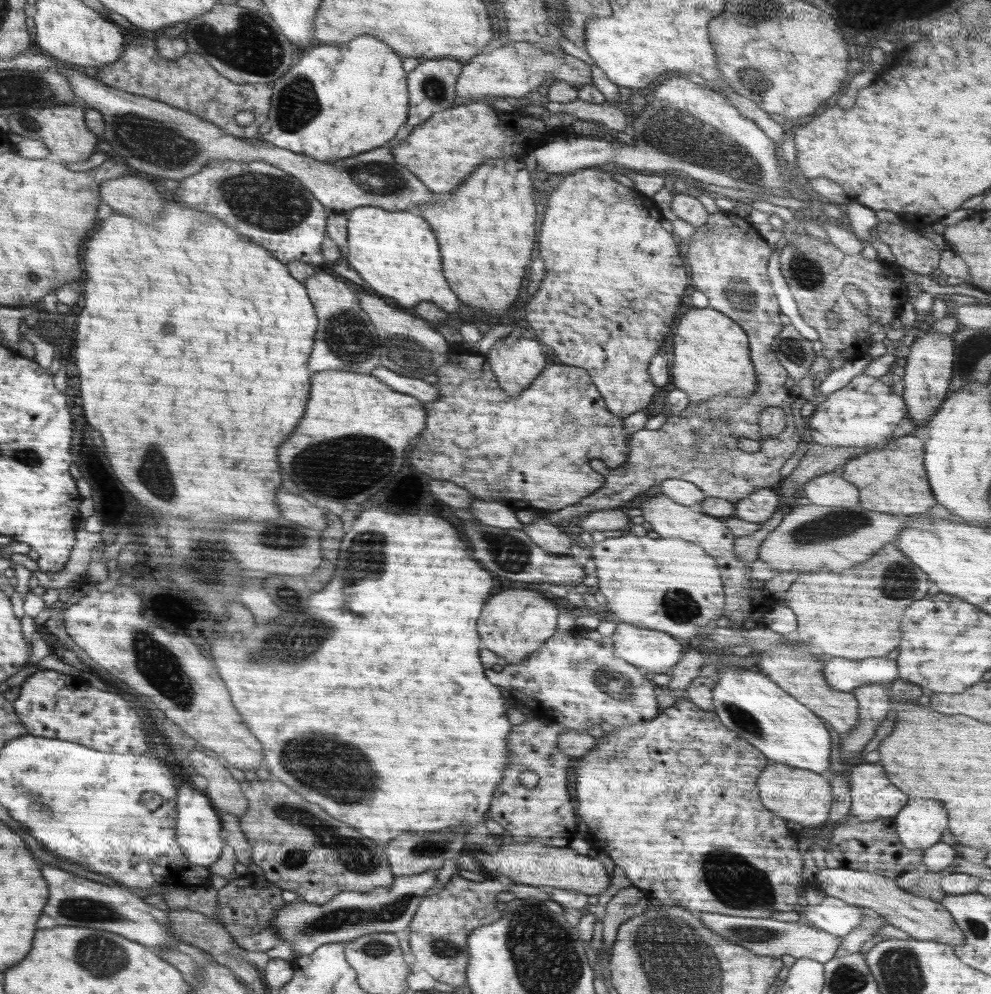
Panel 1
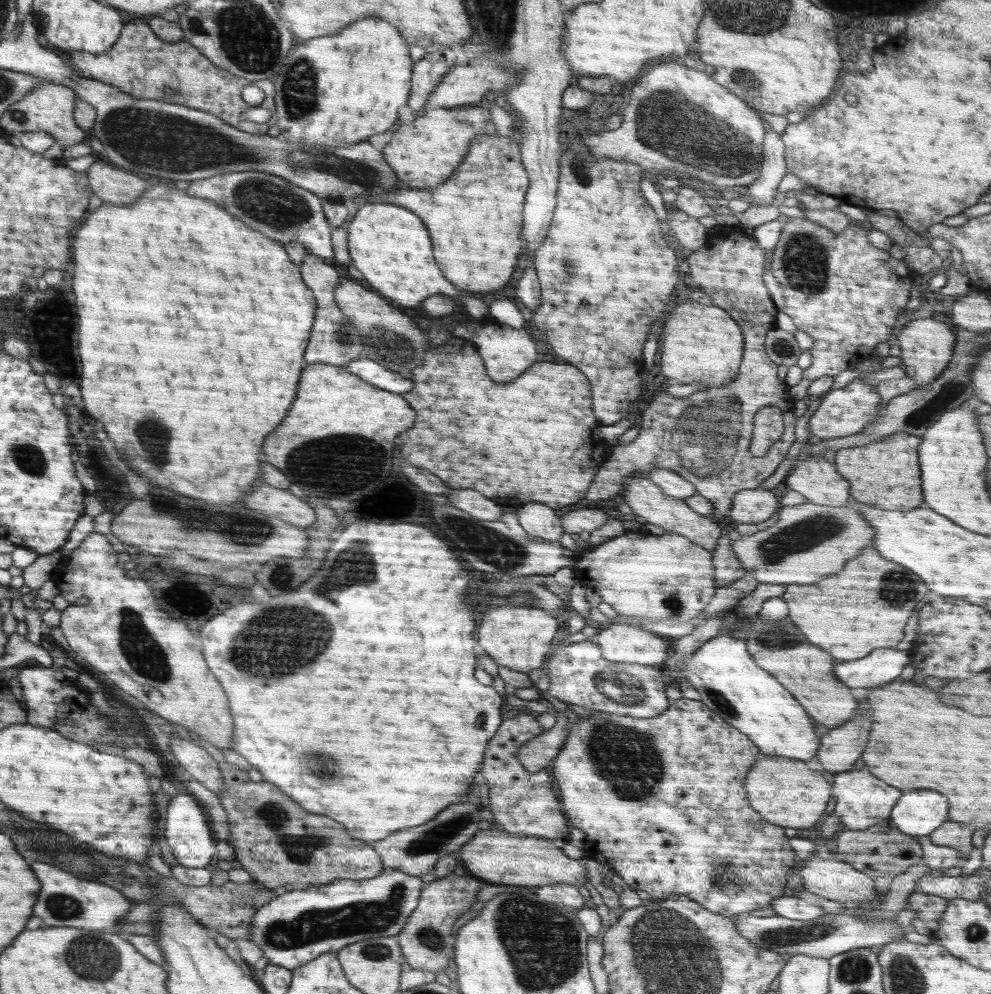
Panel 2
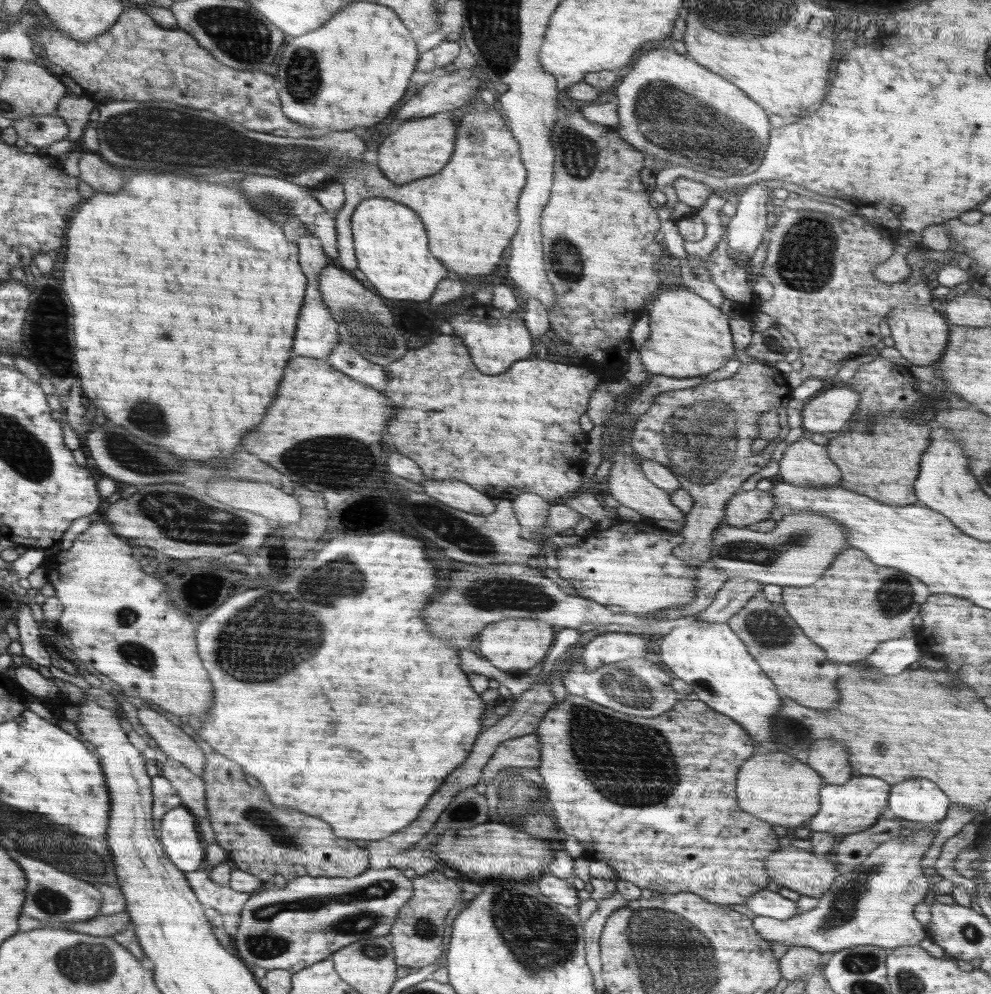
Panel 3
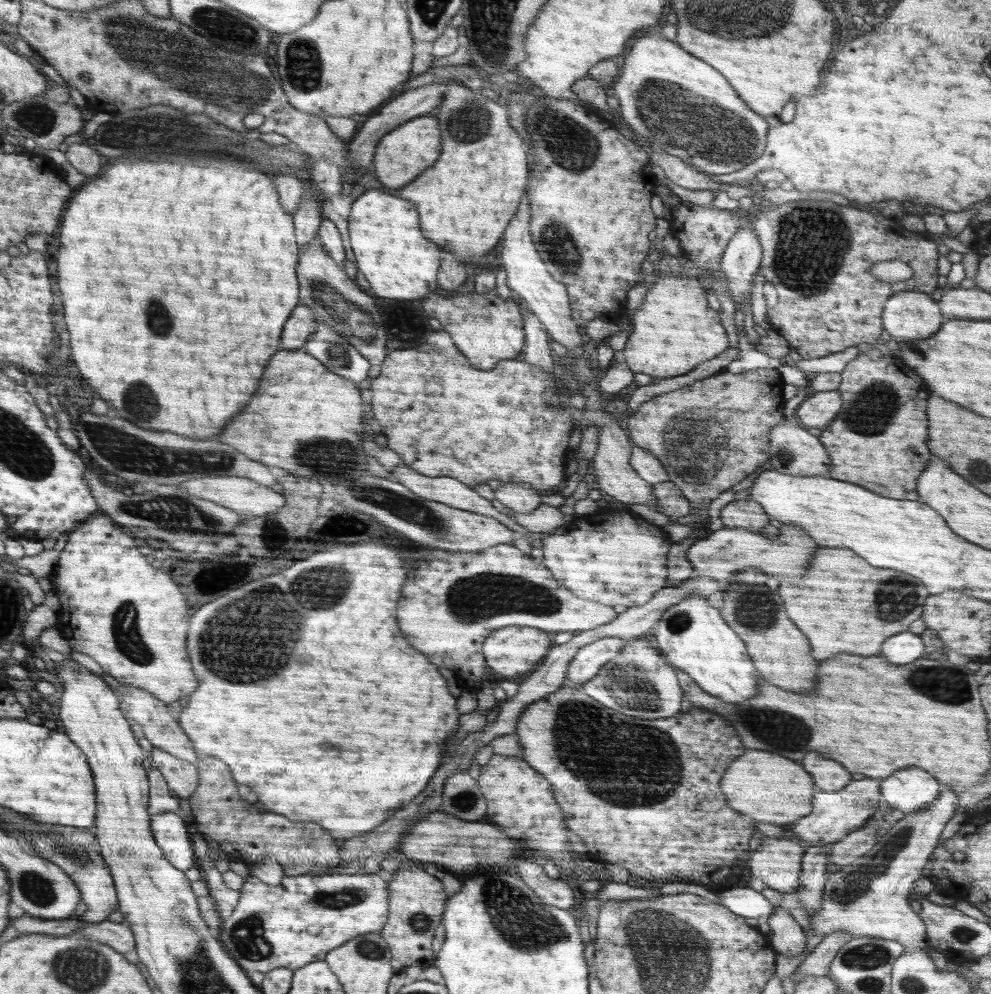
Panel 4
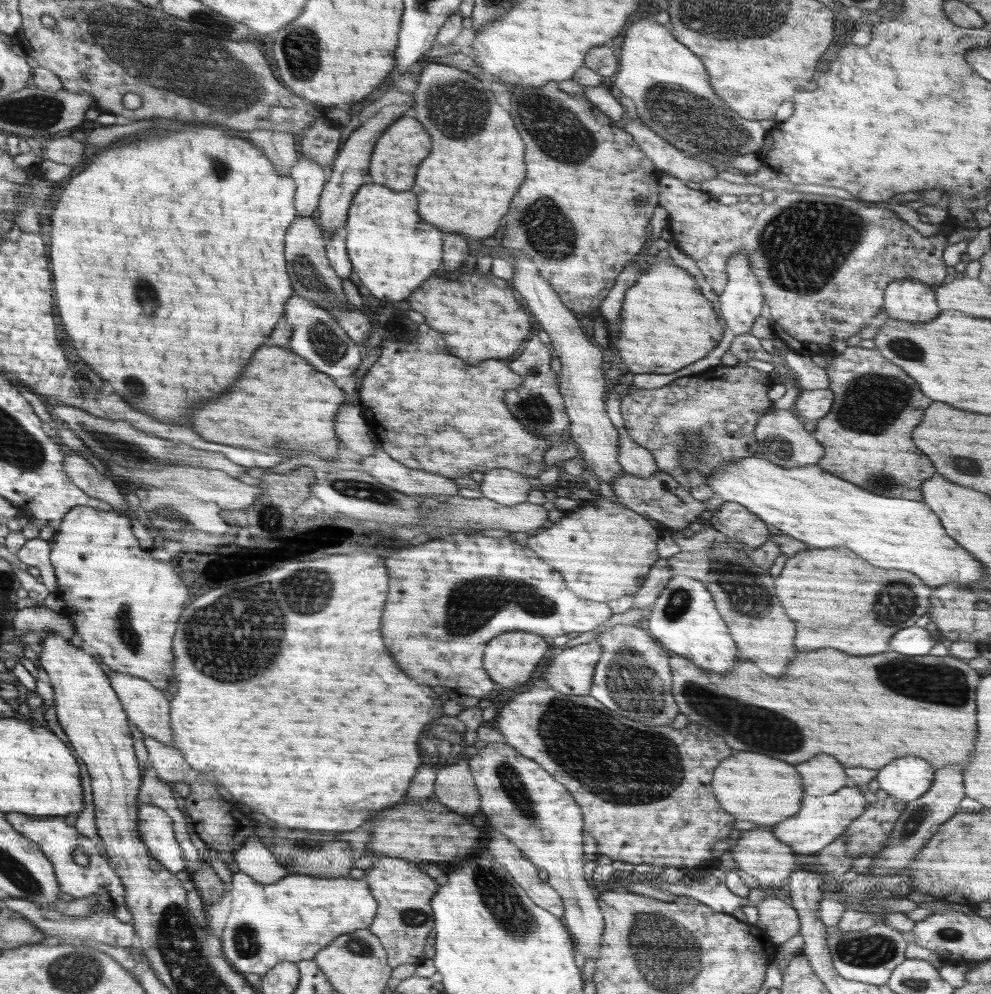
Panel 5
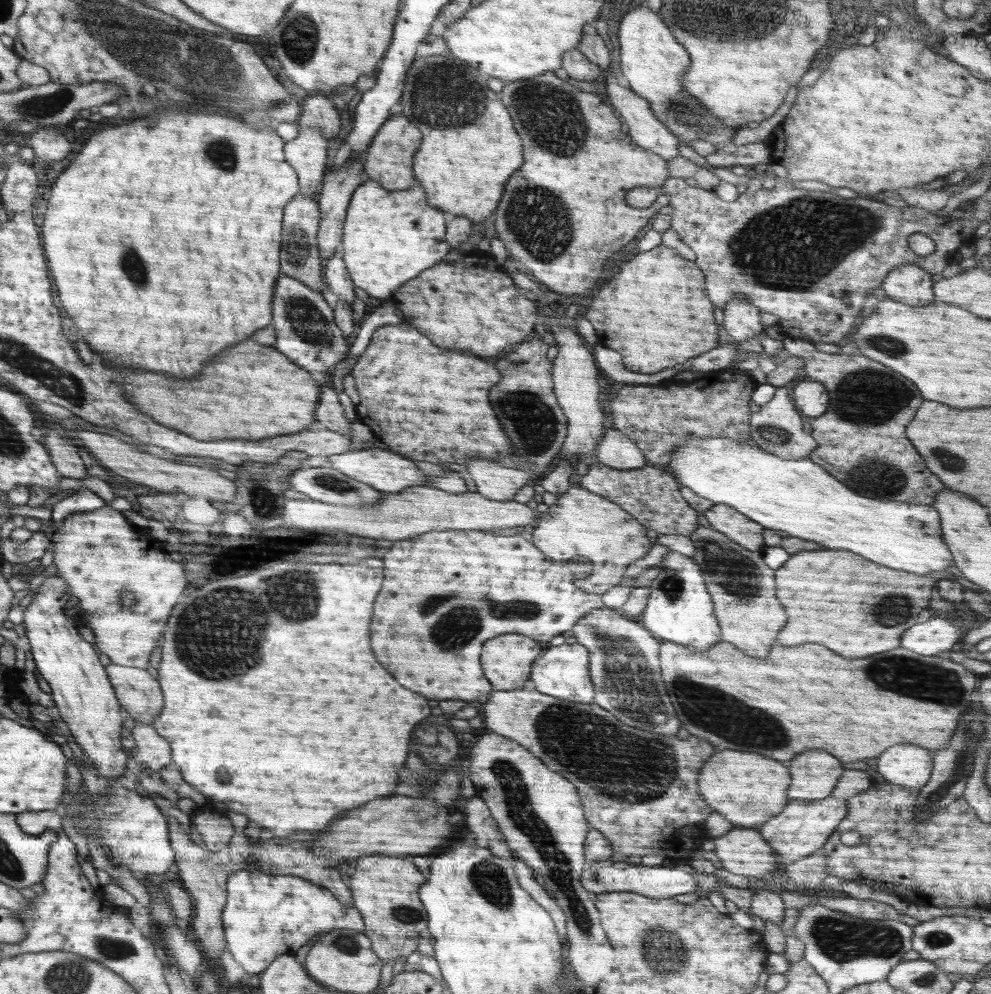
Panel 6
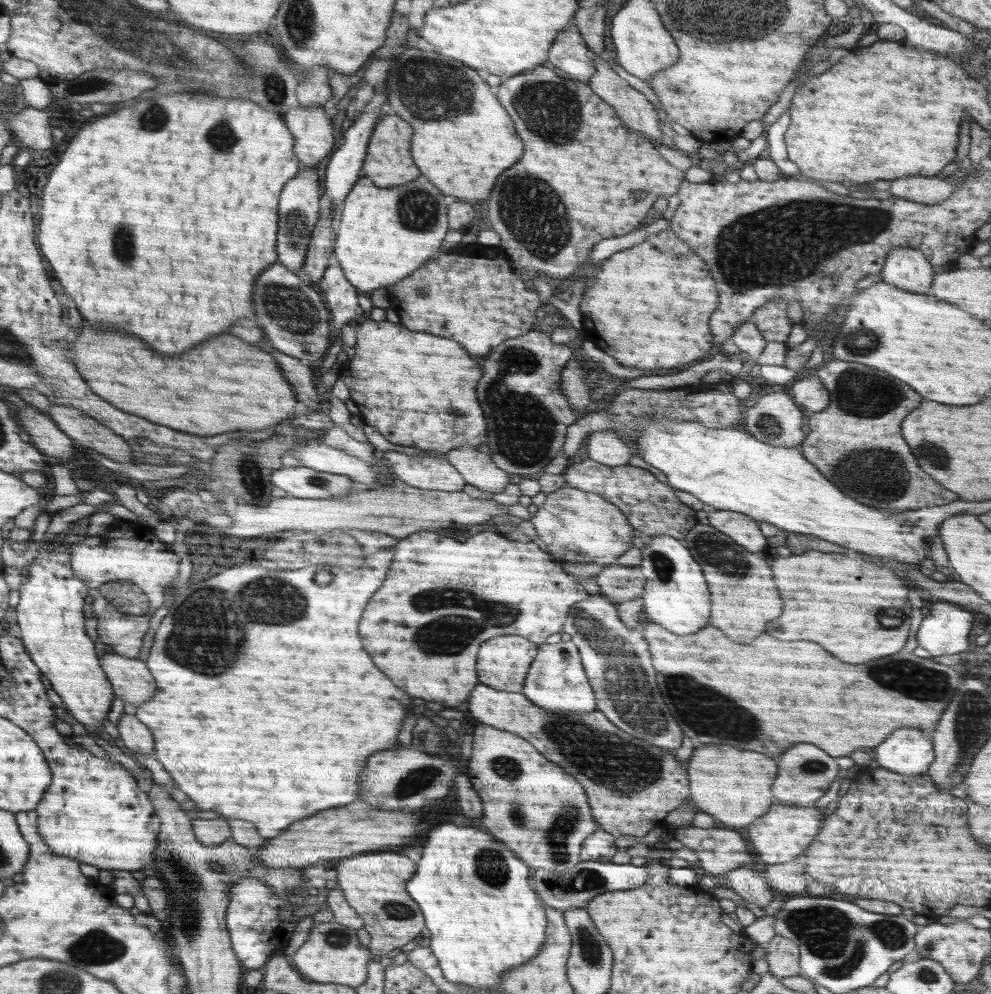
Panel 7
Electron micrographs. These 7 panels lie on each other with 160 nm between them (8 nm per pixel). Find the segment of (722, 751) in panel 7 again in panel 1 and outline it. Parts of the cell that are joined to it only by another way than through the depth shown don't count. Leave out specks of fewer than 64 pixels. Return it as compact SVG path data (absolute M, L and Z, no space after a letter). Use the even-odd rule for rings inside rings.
M770 762L760 773L757 787L762 798L761 804L780 818L800 822L805 828L821 828L827 824L834 800L828 775Z

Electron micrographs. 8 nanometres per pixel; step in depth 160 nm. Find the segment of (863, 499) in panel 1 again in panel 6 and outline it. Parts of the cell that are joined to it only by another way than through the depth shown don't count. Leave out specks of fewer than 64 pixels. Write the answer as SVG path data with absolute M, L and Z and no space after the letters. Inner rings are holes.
M786 337L783 342L786 352L803 358L804 374L822 383L829 394L826 412L812 419L811 434L818 448L807 457L826 472L830 472L832 466L834 478L866 498L878 498L880 502L934 504L938 490L944 490L944 486L924 466L922 456L904 434L906 424L924 402L916 386L866 355L825 353L818 351L814 343L798 338Z

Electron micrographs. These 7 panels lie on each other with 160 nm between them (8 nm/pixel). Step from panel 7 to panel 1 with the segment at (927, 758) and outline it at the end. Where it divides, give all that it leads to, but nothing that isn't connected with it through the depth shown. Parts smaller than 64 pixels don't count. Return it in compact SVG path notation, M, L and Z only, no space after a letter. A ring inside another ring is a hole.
M909 799L907 805L894 817L900 842L910 850L925 850L941 841L942 833L949 828L948 814L938 800Z

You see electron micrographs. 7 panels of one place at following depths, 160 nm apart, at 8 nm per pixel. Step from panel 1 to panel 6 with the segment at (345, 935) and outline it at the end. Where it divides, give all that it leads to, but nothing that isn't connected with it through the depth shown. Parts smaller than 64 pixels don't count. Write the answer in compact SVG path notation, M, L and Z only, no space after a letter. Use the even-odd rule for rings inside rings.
M240 869L229 874L228 885L229 902L222 913L227 950L248 976L265 972L279 956L298 953L333 928L364 932L363 918L354 905L347 907L327 888L309 880Z

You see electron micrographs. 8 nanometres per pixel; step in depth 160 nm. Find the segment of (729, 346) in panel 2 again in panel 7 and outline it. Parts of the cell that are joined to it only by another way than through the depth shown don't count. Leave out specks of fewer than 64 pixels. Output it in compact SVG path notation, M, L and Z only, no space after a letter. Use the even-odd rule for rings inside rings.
M670 228L660 231L658 234L650 235L634 247L623 249L614 253L608 260L604 260L602 270L596 278L596 284L584 294L584 298L580 301L580 314L582 314L582 324L584 328L584 336L588 340L592 340L602 352L606 352L608 356L612 356L614 360L618 360L618 364L628 366L628 368L636 368L636 370L658 370L658 368L672 368L676 364L688 364L688 362L699 362L707 358L713 353L713 334L710 330L710 317L717 309L719 298L716 291L716 281L712 278L710 271L707 269L706 263L695 253L692 252L683 240L680 240Z

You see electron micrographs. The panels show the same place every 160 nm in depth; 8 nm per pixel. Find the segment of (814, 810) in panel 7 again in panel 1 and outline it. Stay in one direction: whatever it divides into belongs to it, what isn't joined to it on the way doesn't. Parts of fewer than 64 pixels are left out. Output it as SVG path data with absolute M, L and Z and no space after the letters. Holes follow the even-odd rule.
M854 762L849 772L851 786L850 817L862 822L895 817L909 801L909 796L894 786L880 764Z

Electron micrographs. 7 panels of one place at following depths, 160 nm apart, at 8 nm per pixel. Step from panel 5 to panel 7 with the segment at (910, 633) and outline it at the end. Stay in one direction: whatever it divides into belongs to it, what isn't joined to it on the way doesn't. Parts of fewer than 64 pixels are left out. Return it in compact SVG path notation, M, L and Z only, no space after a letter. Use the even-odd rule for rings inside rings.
M948 601L932 604L915 634L917 646L928 650L932 656L964 652L970 644L972 618L968 610Z

